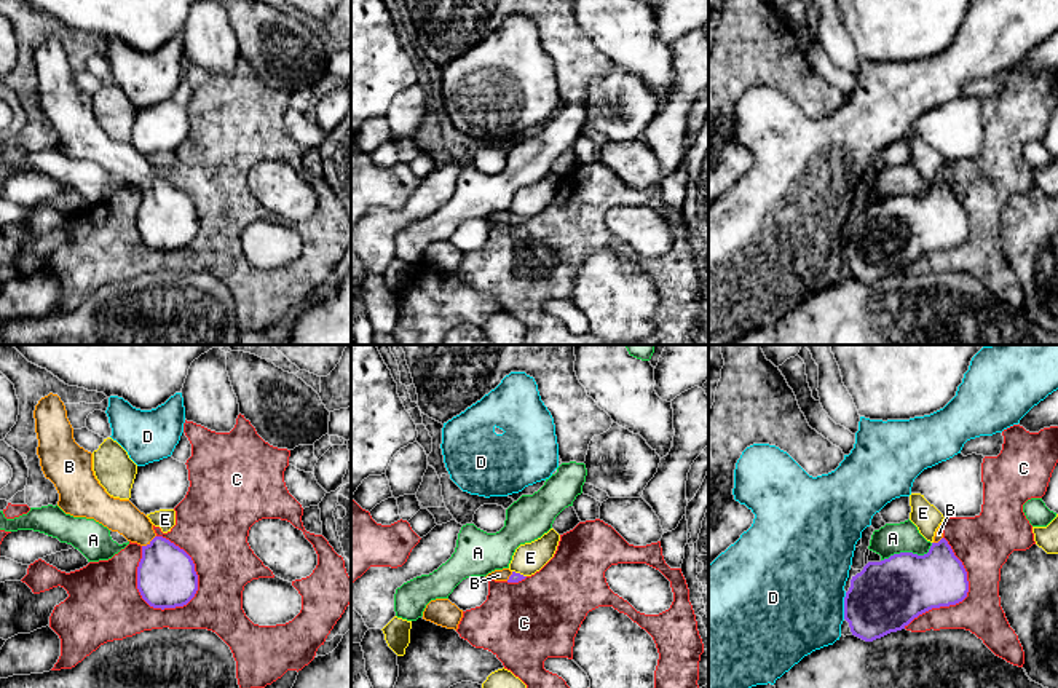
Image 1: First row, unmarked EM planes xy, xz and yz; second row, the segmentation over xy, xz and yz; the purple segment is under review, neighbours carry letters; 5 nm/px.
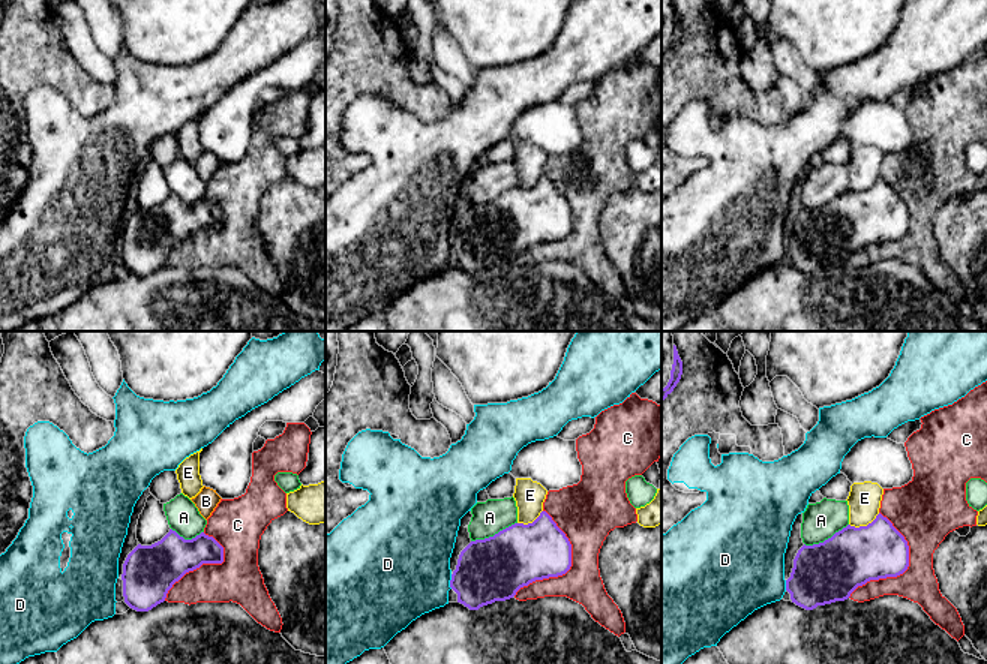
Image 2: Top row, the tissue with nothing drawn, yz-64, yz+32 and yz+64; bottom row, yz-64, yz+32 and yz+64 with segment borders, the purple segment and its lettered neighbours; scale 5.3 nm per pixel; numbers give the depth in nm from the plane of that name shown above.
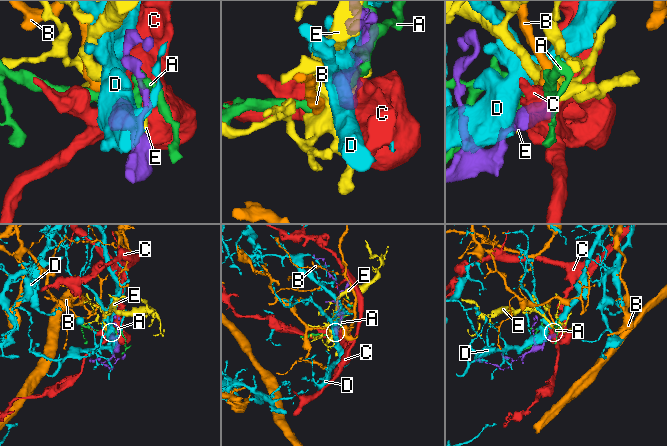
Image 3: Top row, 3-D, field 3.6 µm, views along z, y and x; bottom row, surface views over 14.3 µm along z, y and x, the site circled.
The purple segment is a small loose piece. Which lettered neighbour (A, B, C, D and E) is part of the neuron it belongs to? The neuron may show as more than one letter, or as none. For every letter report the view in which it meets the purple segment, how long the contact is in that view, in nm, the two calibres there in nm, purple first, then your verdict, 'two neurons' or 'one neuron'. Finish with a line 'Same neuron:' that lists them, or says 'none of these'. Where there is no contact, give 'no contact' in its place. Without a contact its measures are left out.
A: contact in yz; length 280 nm; calibres 360 and 160 nm; two neurons
B: contact in xy; length 90 nm; calibres 300 and 170 nm; one neuron
C: contact in xy; length 400 nm; calibres 300 and 380 nm; two neurons
D: contact in yz; length 140 nm; calibres 360 and 500 nm; two neurons
E: contact in xz; length 80 nm; calibres 50 and 160 nm; two neurons
Same neuron: B

